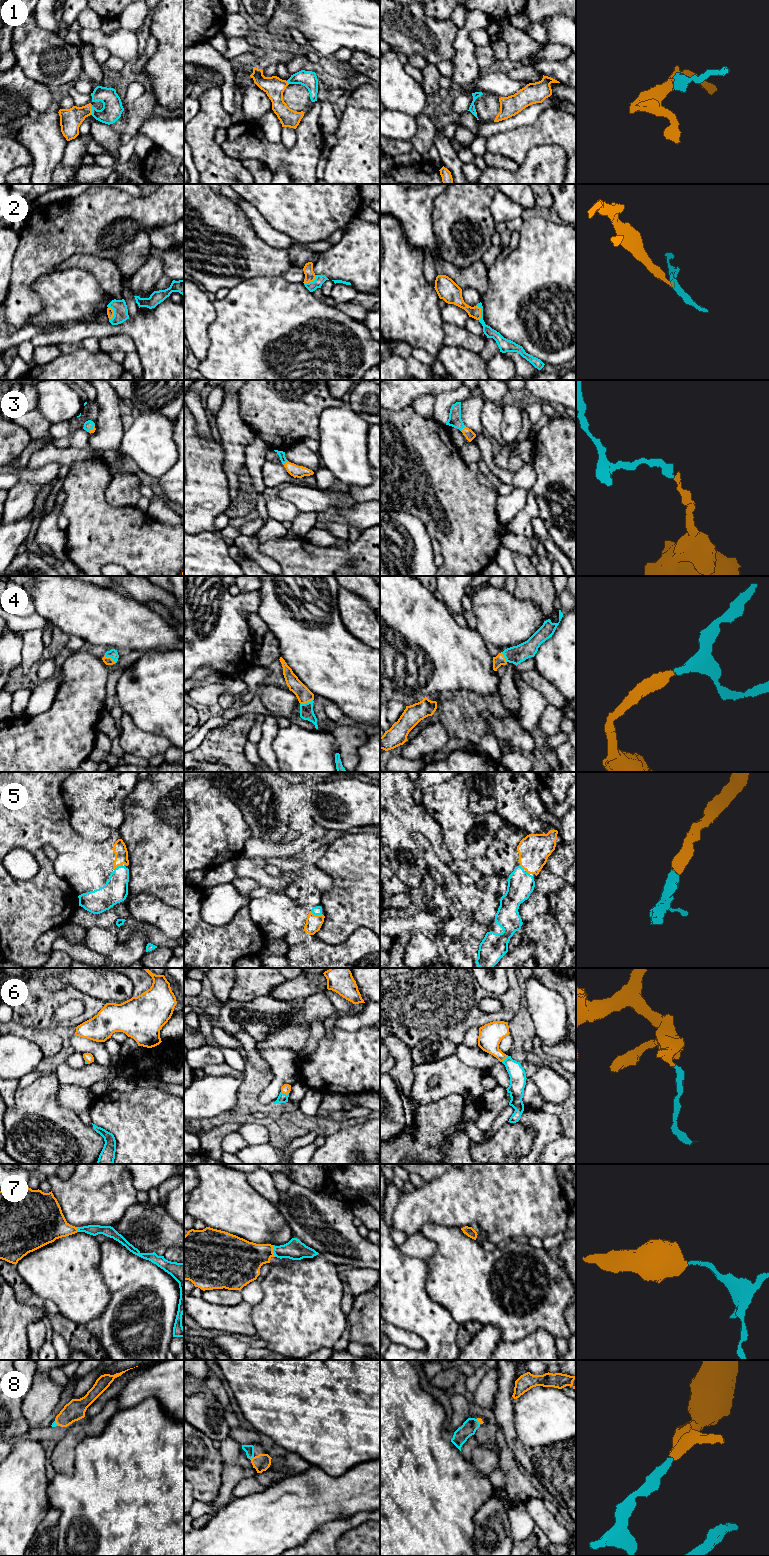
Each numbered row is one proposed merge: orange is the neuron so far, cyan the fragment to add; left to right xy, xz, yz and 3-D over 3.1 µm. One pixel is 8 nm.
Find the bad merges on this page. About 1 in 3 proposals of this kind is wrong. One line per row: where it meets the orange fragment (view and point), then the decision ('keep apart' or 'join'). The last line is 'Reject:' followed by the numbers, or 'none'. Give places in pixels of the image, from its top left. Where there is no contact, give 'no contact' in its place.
1: contact xy (91, 109); join
2: contact xy (113, 313); join
3: contact yz (462, 429); join
4: contact xz (306, 702); join
5: contact xz (316, 915); join
6: contact xz (285, 1093); join
7: contact xz (272, 1251); join
8: contact xz (252, 1458); join
Reject: none

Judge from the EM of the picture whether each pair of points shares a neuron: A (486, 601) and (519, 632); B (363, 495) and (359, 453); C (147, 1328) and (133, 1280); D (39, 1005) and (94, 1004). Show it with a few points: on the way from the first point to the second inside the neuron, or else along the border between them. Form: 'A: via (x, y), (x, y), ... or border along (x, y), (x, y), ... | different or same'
A: via (494, 609), (511, 624) | same
B: border along (369, 483), (365, 486), (348, 487) | different
C: via (143, 1316), (143, 1295), (141, 1292) | same
D: via (53, 999), (64, 995), (80, 995) | same

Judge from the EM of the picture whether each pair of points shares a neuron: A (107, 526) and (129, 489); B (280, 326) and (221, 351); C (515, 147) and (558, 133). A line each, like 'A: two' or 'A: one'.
A: two
B: one
C: one

